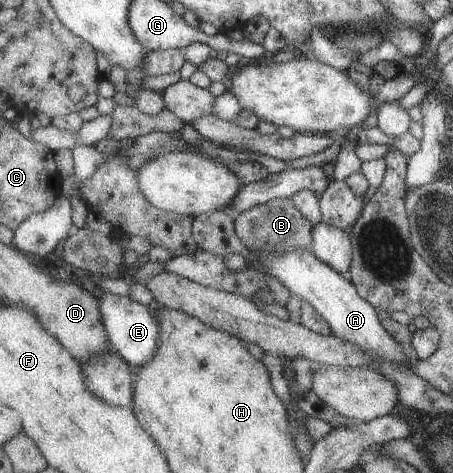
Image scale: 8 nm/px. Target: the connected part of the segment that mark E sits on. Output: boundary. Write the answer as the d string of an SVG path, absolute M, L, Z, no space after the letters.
M105 292L99 297L99 307L101 307L103 325L105 325L113 349L125 361L128 361L134 370L147 365L158 352L159 341L161 341L159 339L161 325L157 321L157 315L150 310L150 306L141 305L128 296Z

